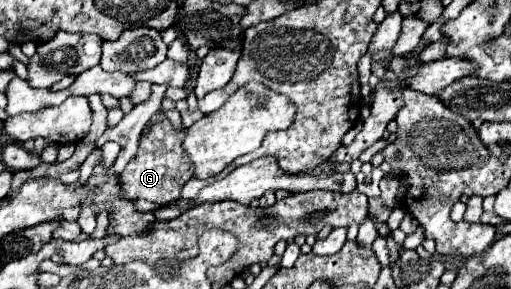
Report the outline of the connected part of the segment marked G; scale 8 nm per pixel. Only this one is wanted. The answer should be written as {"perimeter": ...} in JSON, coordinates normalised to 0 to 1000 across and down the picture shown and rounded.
{"perimeter":[[[305,391],[297,405],[294,460],[278,467],[274,509],[266,543],[247,571],[247,585],[235,599],[235,661],[243,689],[266,696],[286,689],[305,709],[329,709],[344,689],[352,689],[352,661],[368,619],[380,606],[380,578],[368,557],[368,543],[356,529],[356,481],[360,460],[348,460],[337,446],[333,419],[321,405],[321,391]]]}

